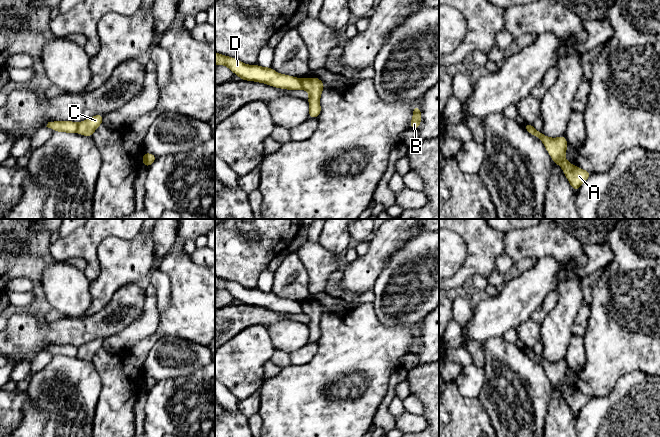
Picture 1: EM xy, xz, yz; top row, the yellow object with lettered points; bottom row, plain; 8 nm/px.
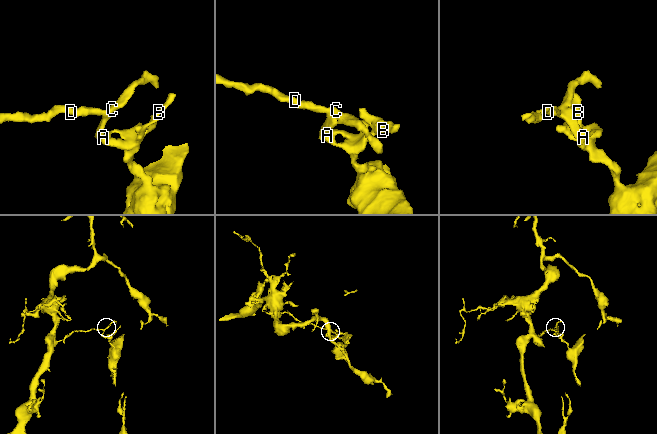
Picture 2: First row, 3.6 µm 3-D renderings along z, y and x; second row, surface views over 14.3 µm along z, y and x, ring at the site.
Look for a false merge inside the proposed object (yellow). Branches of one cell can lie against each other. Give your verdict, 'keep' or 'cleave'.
cleave

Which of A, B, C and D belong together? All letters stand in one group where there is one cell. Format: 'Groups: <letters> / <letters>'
Groups: A B C / D

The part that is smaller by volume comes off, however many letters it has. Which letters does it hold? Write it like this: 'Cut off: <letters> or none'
Cut off: A, B, C

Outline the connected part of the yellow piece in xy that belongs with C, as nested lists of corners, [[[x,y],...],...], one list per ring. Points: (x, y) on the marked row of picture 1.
[[[98,114],[92,116],[80,123],[78,123],[77,133],[83,136],[92,137],[94,131],[102,125],[102,121],[105,115]]]

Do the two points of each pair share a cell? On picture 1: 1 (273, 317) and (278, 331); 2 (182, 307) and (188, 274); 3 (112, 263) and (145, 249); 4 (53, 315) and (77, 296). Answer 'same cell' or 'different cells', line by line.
1: different cells
2: same cell
3: same cell
4: different cells

